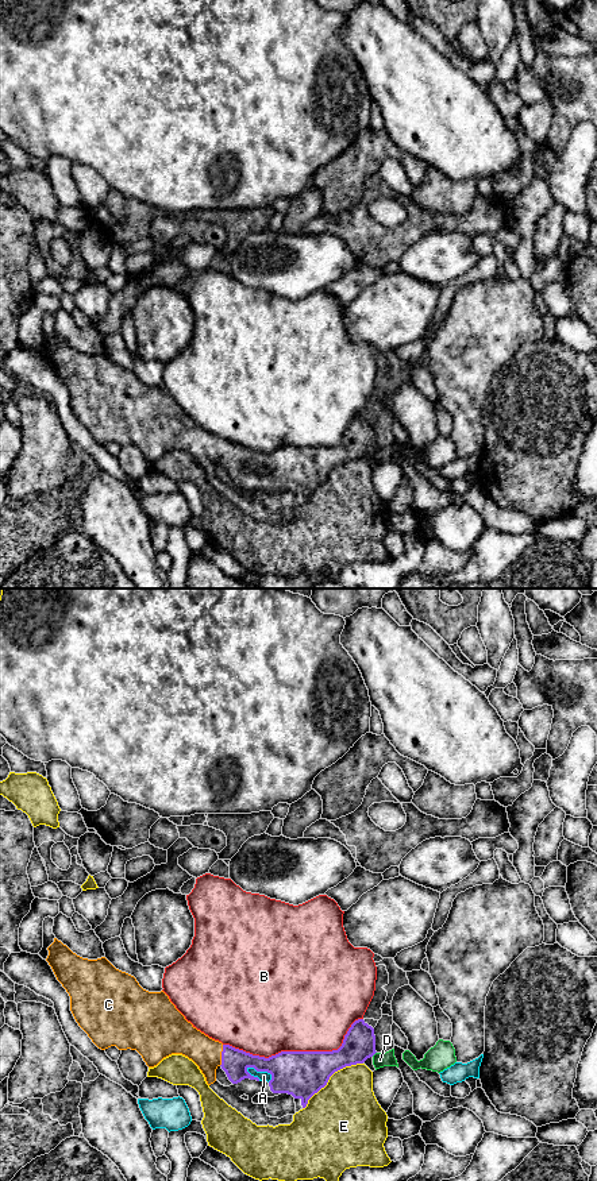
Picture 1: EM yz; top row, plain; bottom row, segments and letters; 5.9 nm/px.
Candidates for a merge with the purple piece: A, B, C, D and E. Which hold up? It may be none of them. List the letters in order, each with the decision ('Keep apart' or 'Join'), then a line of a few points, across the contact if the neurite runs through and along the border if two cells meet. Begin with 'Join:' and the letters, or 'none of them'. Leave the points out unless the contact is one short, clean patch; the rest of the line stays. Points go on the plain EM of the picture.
Join: C
A: Keep apart
B: Keep apart
C: Join
D: Keep apart. Line: yz (376, 447), (372, 451)
E: Keep apart

